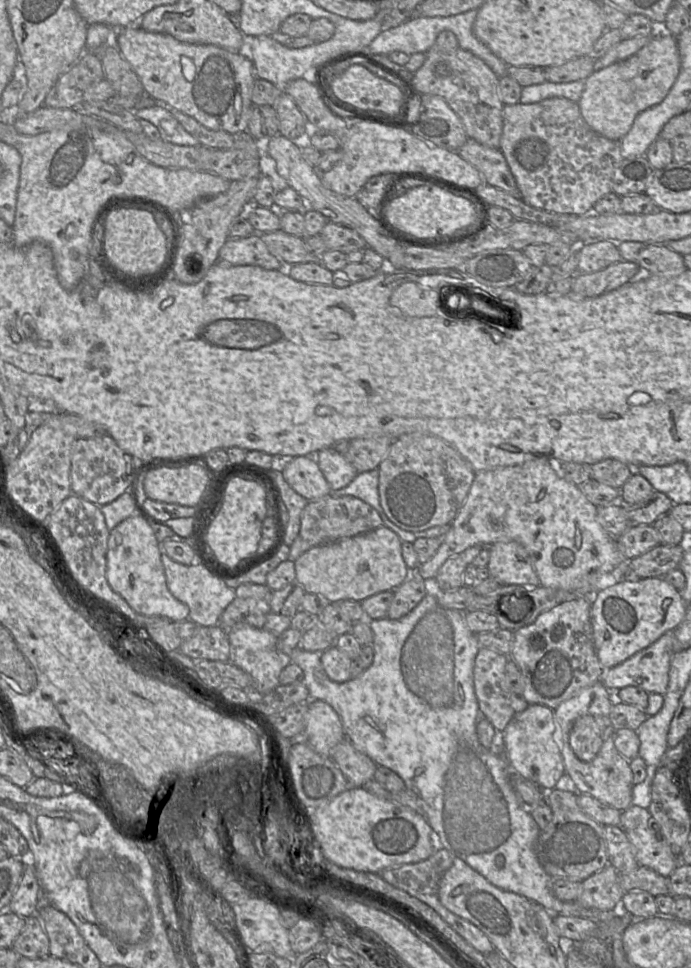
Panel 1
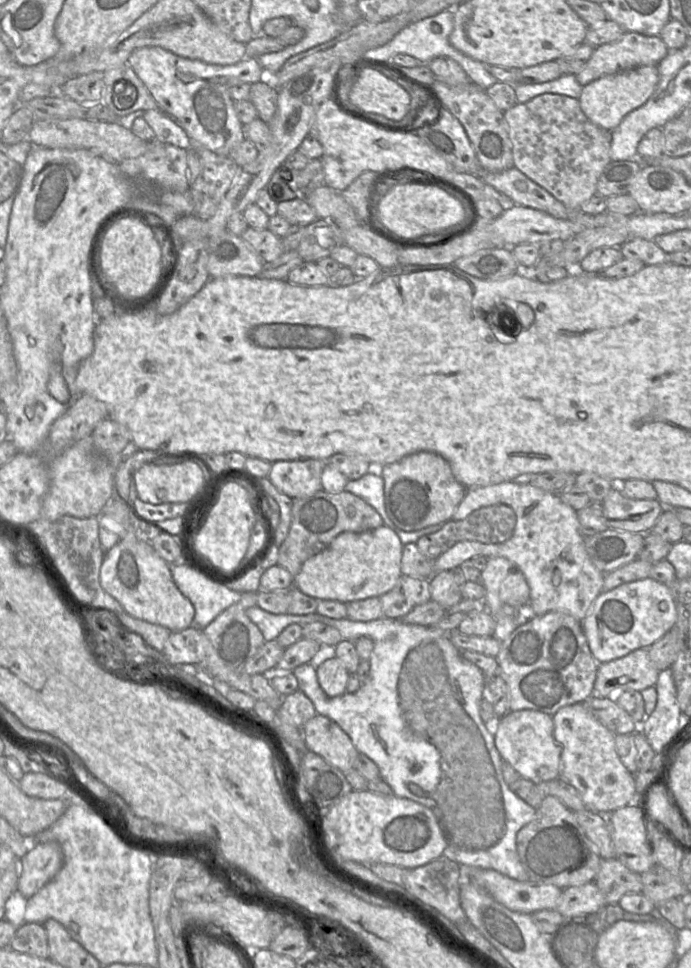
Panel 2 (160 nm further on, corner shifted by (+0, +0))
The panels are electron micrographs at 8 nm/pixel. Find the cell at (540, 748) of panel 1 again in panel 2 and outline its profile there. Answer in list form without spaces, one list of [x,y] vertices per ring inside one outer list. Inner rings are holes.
[[[530,709],[510,711],[499,719],[494,741],[502,760],[520,777],[537,785],[561,776],[562,748],[554,739],[552,715]]]

